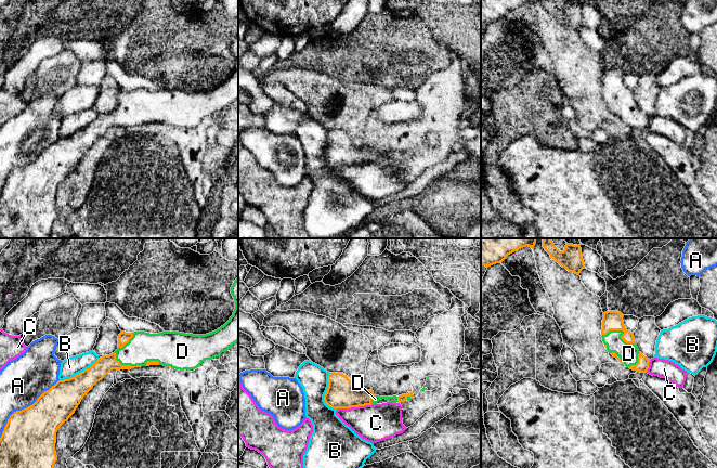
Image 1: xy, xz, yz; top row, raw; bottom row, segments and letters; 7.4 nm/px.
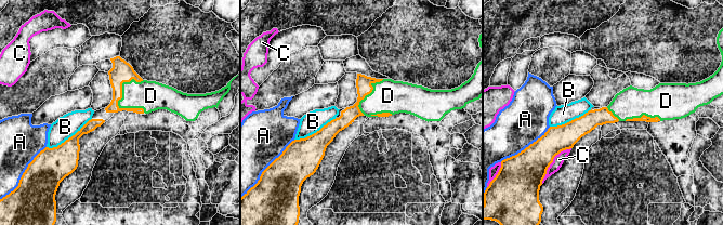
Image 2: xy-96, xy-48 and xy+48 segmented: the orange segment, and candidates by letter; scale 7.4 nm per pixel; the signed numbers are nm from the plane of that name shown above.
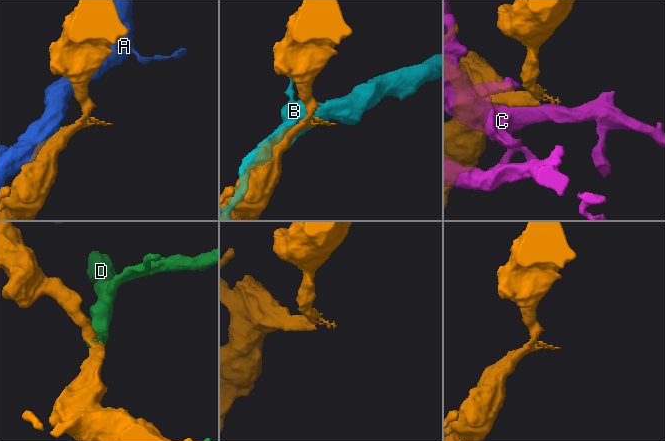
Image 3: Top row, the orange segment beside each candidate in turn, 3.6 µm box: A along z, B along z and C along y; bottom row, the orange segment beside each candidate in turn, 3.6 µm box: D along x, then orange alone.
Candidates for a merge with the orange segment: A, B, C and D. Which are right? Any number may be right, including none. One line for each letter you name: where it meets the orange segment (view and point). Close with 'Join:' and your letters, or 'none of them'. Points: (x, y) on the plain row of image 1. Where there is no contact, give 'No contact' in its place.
D: Touches orange at yz (622, 87)
Join: D

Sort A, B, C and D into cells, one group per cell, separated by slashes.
A / B / C / D

